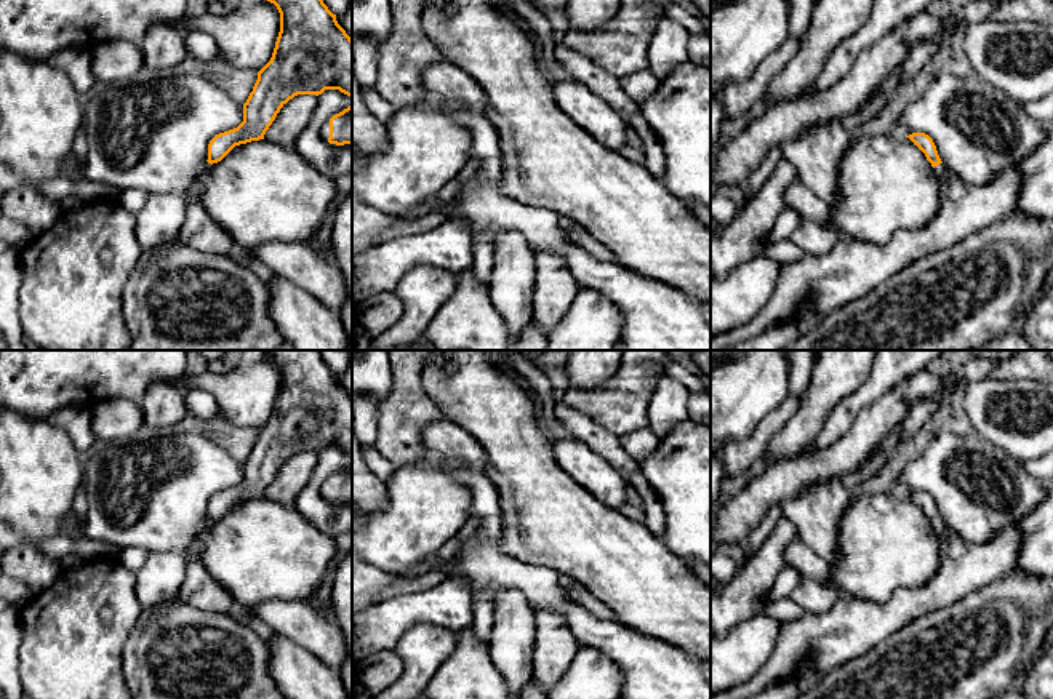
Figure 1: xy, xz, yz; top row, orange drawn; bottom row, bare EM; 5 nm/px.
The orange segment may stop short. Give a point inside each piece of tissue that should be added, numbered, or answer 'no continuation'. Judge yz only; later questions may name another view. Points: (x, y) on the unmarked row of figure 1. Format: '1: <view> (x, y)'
1: yz (807, 648)

